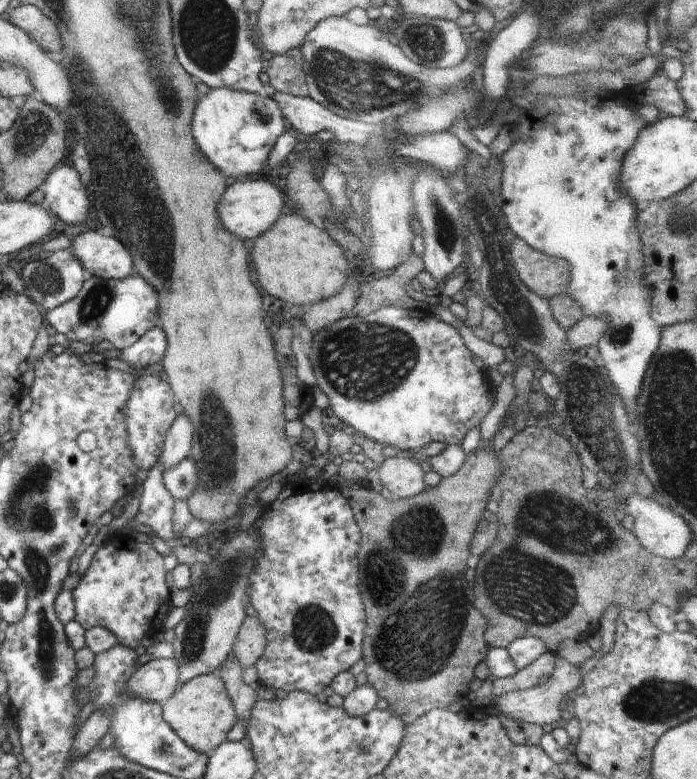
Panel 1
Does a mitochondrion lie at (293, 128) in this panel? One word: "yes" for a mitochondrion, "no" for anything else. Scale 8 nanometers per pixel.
no

